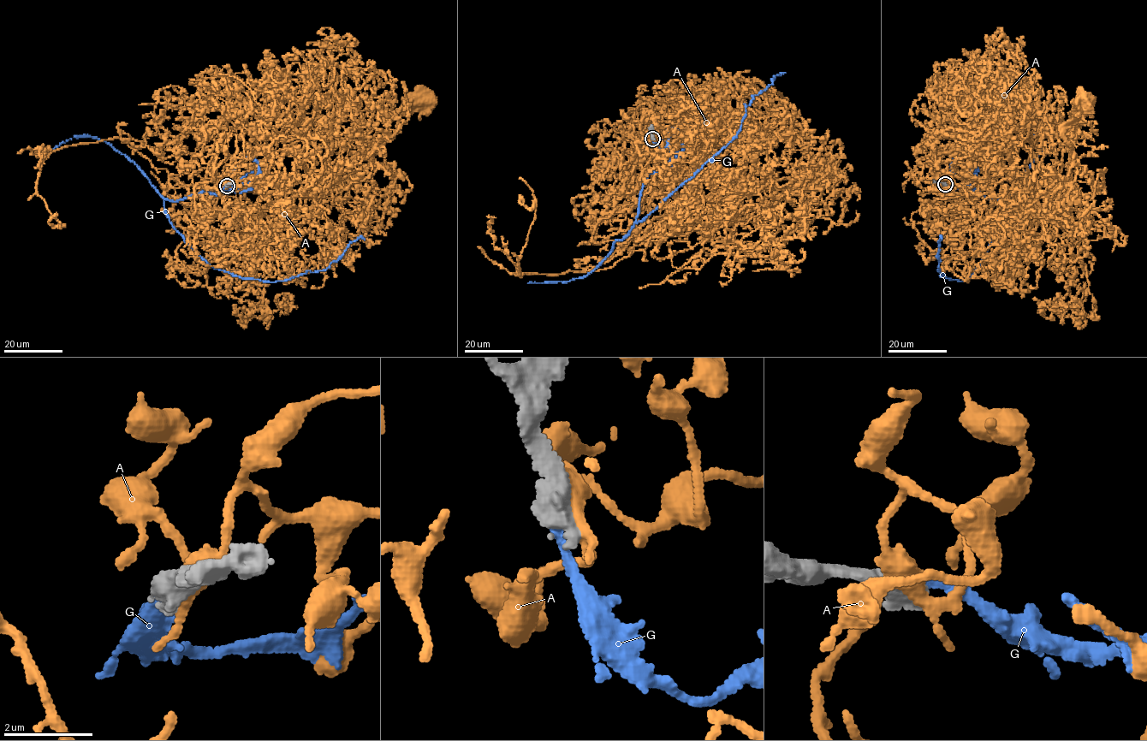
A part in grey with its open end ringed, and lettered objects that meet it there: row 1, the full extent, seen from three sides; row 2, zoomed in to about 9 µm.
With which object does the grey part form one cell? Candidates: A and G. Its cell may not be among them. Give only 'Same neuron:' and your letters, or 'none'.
Same neuron: none

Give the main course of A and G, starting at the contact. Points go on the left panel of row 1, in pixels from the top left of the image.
A: (227, 185), (247, 180), (213, 178), (224, 149), (245, 186), (309, 189), (418, 100)
G: (227, 185), (234, 189), (164, 201), (171, 226), (214, 267), (288, 280), (322, 270), (352, 240), (365, 240)

